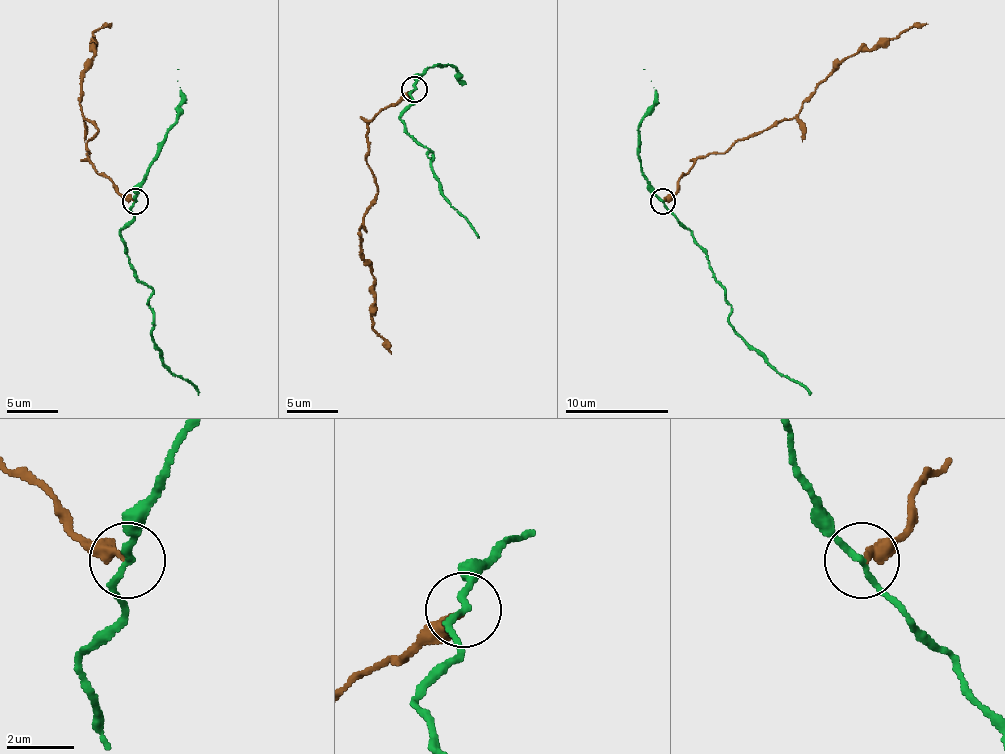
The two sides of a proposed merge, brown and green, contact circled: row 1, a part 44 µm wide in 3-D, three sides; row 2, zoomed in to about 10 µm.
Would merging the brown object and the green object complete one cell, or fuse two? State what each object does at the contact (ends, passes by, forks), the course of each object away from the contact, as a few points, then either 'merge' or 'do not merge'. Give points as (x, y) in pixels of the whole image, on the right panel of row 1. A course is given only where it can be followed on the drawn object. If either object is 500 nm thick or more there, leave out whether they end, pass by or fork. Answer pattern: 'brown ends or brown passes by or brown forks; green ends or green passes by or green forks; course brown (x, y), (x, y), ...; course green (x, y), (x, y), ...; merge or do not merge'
brown ends; green passes by; course brown (663, 200), (697, 159), (725, 154), (748, 136), (772, 128), (798, 112), (852, 55), (883, 48), (927, 22); course green (663, 200), (692, 234), (725, 291), (728, 322), (764, 358), (810, 391); do not merge

